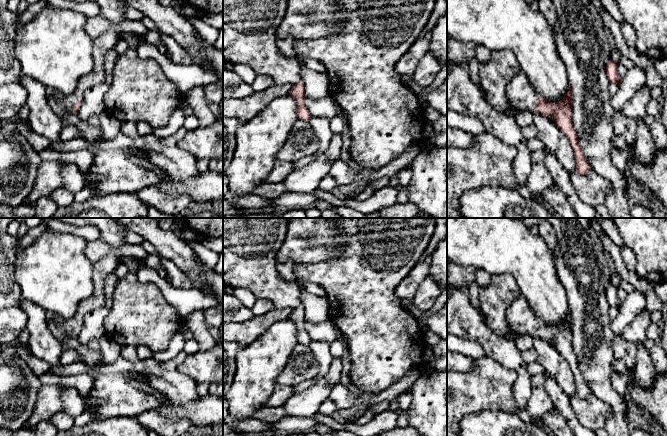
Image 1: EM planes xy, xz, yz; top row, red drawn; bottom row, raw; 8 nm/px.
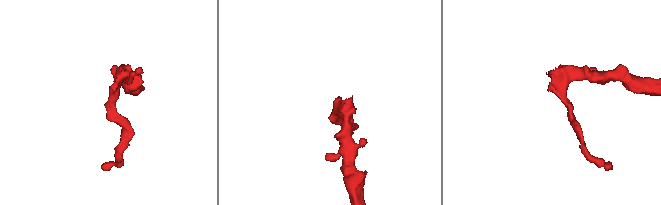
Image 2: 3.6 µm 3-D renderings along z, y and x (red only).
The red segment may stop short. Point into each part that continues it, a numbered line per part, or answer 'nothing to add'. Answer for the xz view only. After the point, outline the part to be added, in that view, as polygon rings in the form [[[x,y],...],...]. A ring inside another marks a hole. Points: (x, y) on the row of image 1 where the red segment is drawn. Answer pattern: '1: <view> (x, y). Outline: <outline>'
1: xz (249, 26). Outline: [[[223,0],[223,61],[243,63],[250,66],[256,75],[270,75],[275,85],[302,81],[303,63],[298,58],[284,57],[276,44],[276,31],[287,10],[287,0]]]

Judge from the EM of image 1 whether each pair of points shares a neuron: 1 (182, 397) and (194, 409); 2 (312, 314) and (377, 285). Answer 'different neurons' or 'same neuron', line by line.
1: different neurons
2: different neurons

